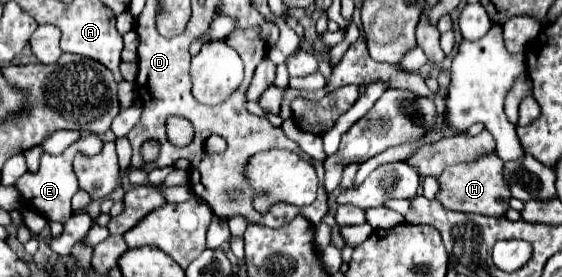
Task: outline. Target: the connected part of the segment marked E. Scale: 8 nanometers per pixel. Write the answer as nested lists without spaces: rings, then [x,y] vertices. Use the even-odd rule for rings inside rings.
[[[86,135],[86,137],[80,137],[80,141],[76,141],[72,147],[68,147],[62,155],[42,155],[40,159],[40,169],[36,175],[32,173],[26,173],[24,177],[18,179],[16,183],[16,189],[20,191],[24,203],[28,207],[32,207],[34,211],[38,211],[42,217],[46,217],[48,221],[60,221],[60,223],[66,223],[72,215],[72,207],[70,207],[70,199],[72,195],[78,191],[78,179],[72,171],[72,159],[82,153],[86,157],[92,157],[92,155],[98,155],[98,151],[102,151],[102,141],[98,135]]]

